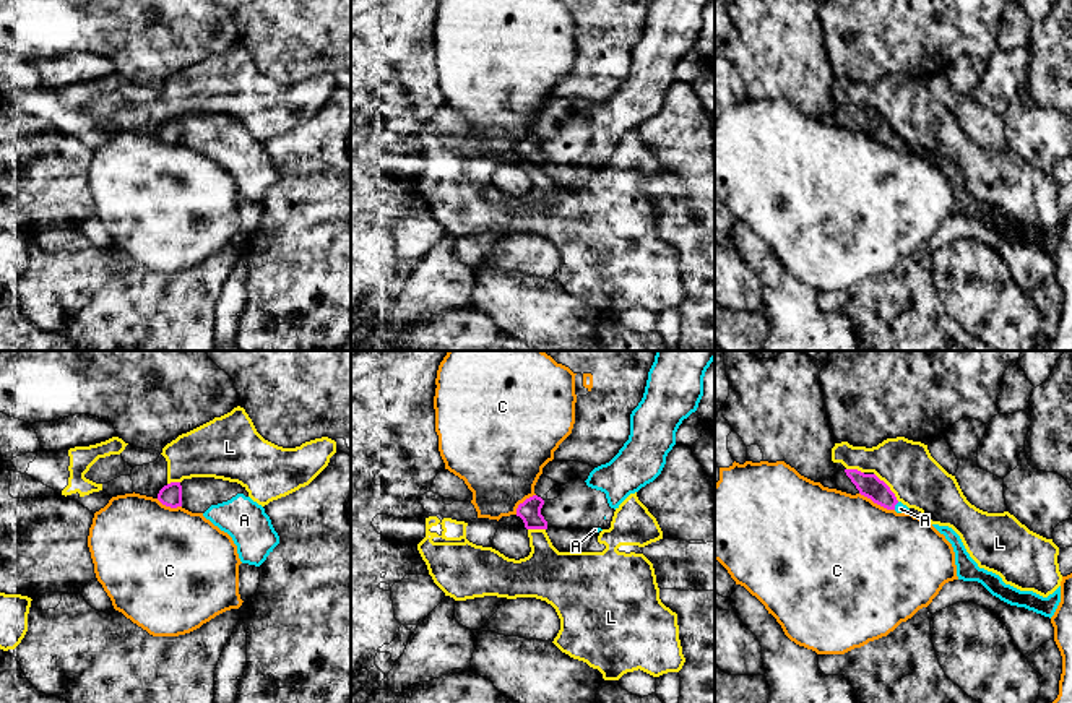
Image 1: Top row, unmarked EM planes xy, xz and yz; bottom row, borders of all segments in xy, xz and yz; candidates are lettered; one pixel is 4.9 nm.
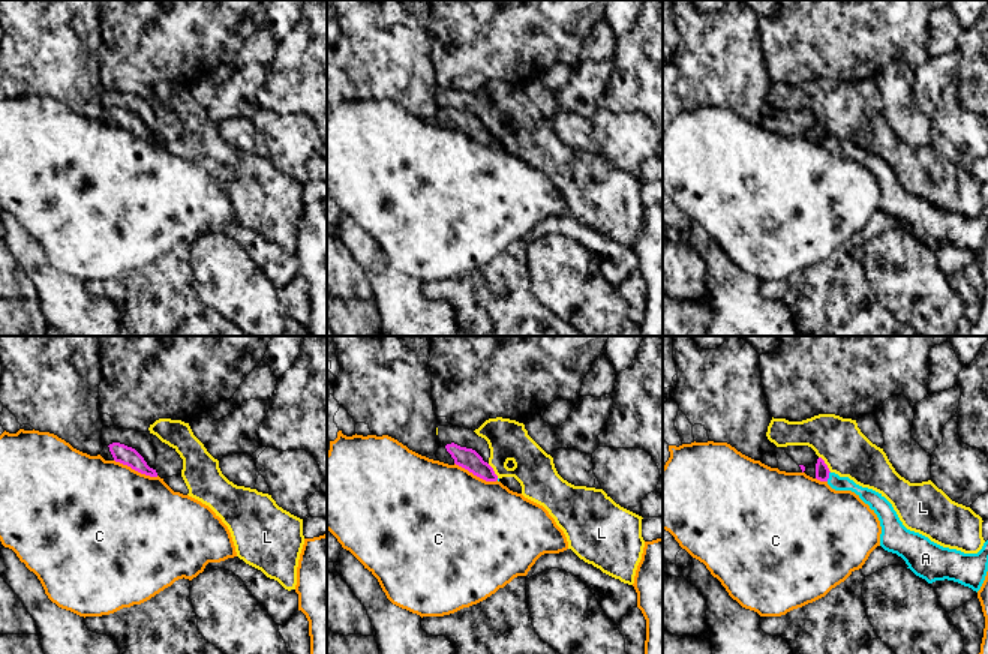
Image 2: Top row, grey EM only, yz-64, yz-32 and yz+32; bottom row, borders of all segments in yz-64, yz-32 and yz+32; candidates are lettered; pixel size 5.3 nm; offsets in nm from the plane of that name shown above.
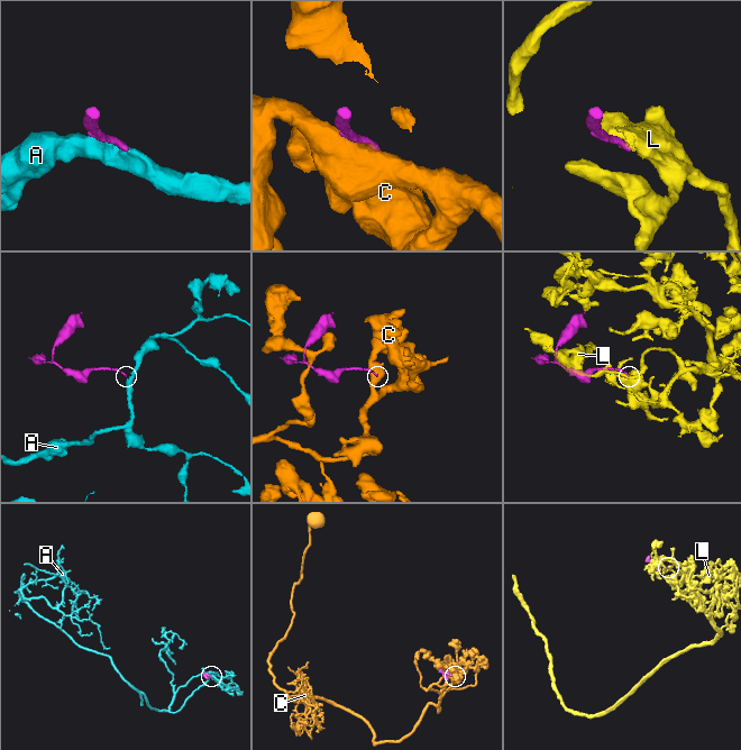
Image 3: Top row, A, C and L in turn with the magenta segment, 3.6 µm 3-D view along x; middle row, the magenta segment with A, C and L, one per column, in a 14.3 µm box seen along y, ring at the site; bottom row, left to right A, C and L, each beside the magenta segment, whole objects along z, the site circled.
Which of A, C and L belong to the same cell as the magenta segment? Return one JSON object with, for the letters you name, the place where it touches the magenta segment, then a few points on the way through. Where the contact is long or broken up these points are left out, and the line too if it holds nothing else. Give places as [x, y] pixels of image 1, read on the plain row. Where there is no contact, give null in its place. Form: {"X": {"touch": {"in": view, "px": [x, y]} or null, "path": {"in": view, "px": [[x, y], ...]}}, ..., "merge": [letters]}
{"A": {"touch": {"in": "yz", "px": [895, 140]}, "path": {"in": "yz", "px": [[869, 122], [895, 140], [900, 145]]}}, "merge": ["A"]}

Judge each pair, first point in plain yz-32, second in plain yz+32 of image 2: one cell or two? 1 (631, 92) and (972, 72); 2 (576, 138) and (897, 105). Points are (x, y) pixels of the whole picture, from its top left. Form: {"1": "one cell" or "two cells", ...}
{"1": "one cell", "2": "one cell"}

